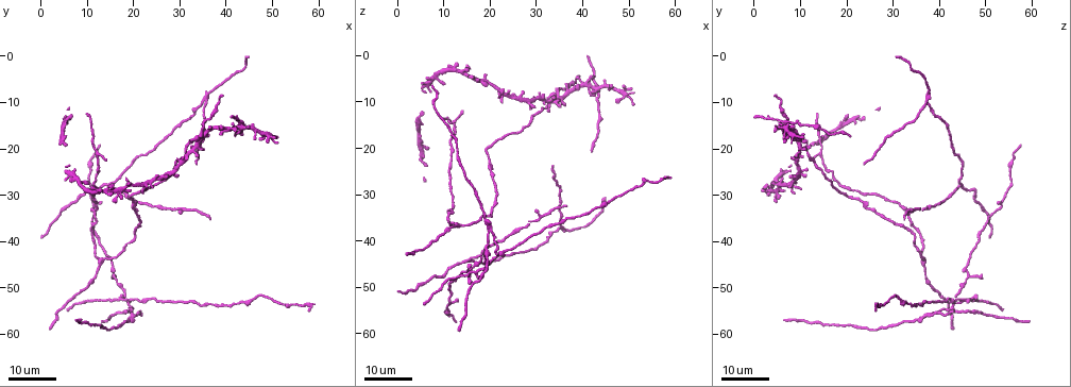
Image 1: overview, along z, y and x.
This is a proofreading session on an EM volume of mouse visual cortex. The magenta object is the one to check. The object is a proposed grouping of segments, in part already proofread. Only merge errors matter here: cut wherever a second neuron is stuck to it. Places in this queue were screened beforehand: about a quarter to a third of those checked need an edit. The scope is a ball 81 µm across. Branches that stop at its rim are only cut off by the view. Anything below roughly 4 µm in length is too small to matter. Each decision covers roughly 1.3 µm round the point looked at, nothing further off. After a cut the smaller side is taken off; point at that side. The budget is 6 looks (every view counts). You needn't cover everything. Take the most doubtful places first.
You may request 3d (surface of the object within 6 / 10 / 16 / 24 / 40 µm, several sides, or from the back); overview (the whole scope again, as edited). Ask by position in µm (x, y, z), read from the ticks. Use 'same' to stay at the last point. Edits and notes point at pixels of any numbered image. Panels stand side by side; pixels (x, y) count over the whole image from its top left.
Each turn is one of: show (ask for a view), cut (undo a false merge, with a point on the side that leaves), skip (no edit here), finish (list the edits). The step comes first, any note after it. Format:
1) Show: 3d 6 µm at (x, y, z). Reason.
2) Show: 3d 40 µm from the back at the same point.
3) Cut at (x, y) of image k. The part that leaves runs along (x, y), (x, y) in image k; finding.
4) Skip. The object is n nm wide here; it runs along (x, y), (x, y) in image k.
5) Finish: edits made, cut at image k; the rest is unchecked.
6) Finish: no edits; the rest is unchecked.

Show: 3d 24 µm at (43.0, 15.0, 6.5). Looks like a crossing.

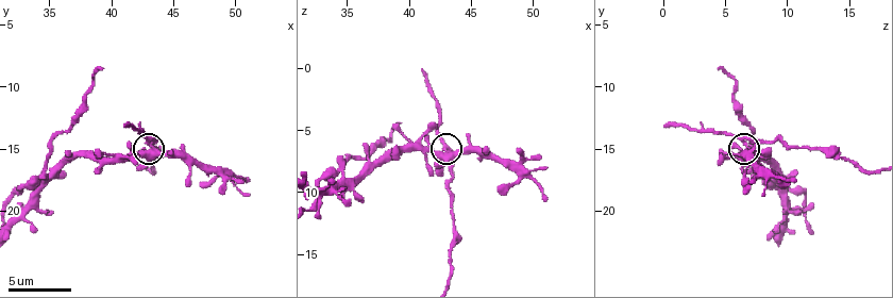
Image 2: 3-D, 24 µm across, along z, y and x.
Show: 3d 6 µm at (43.2, 15.0, 7.0).

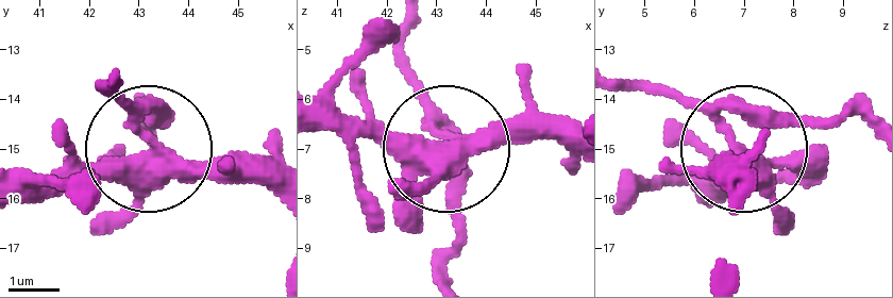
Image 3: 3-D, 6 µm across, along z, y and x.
Show: 3d 6 µm from the back at (43.40, 15.05, 6.95).

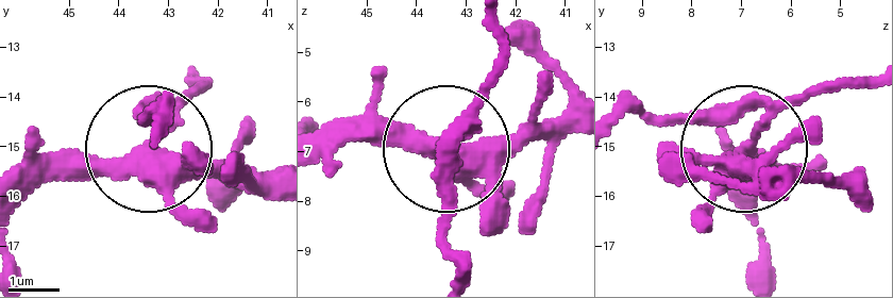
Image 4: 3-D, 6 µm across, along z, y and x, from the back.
Cut at (190, 90) of image 4. 5 arms meet here; a second neuron is stuck on.

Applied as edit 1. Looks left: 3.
Show: 3d 24 µm at (19.0, 53.0, 45.0). Thin arm on a thick one.

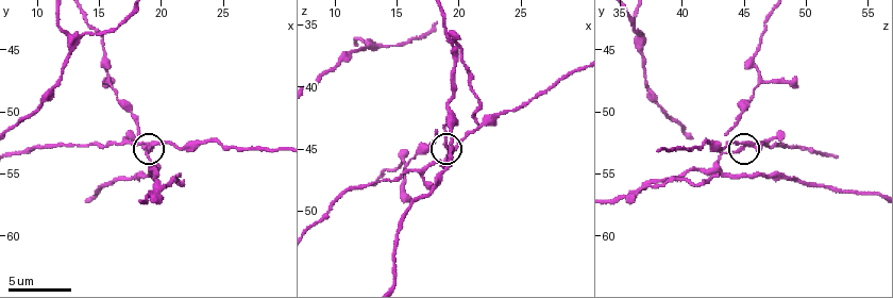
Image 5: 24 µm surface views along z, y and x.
Show: 3d 10 µm at (19.4, 52.8, 45.0).

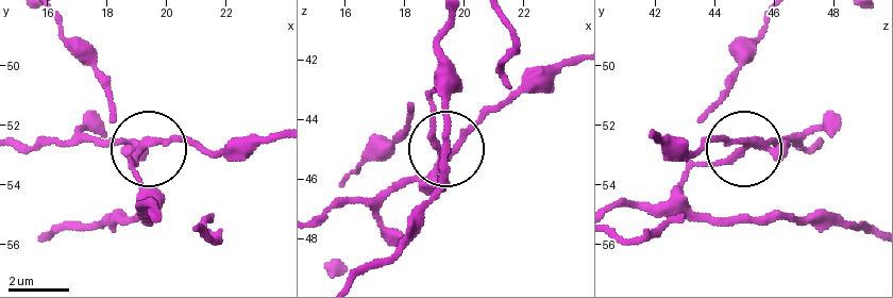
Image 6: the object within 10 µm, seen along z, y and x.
Cut at (99, 145) of image 6. The side arm is 48 µm long; the part that leaves runs along (141, 139), (184, 139), (222, 154), (246, 154), (275, 139) in image 6; two neurons meet here.

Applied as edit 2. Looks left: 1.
Show: 3d 10 µm at (19.2, 56.6, 35.8). Side arm on a straight run.

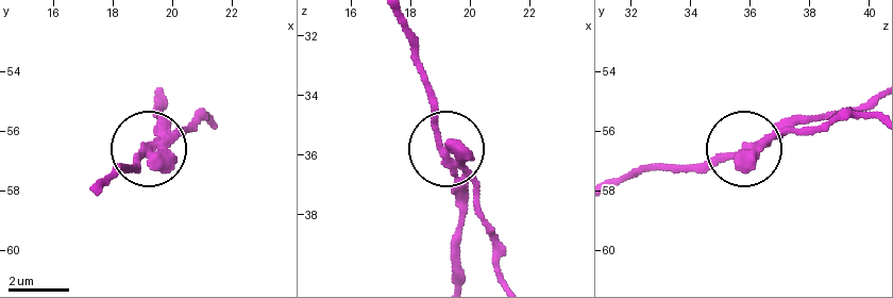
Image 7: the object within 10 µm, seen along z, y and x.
Cut at (474, 201) of image 7. 3 arms meet here; a second neuron is stuck on.

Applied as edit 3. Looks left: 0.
Finish: edits made, cut at image 4, cut at image 6, cut at image 7; the rest is unchecked.

